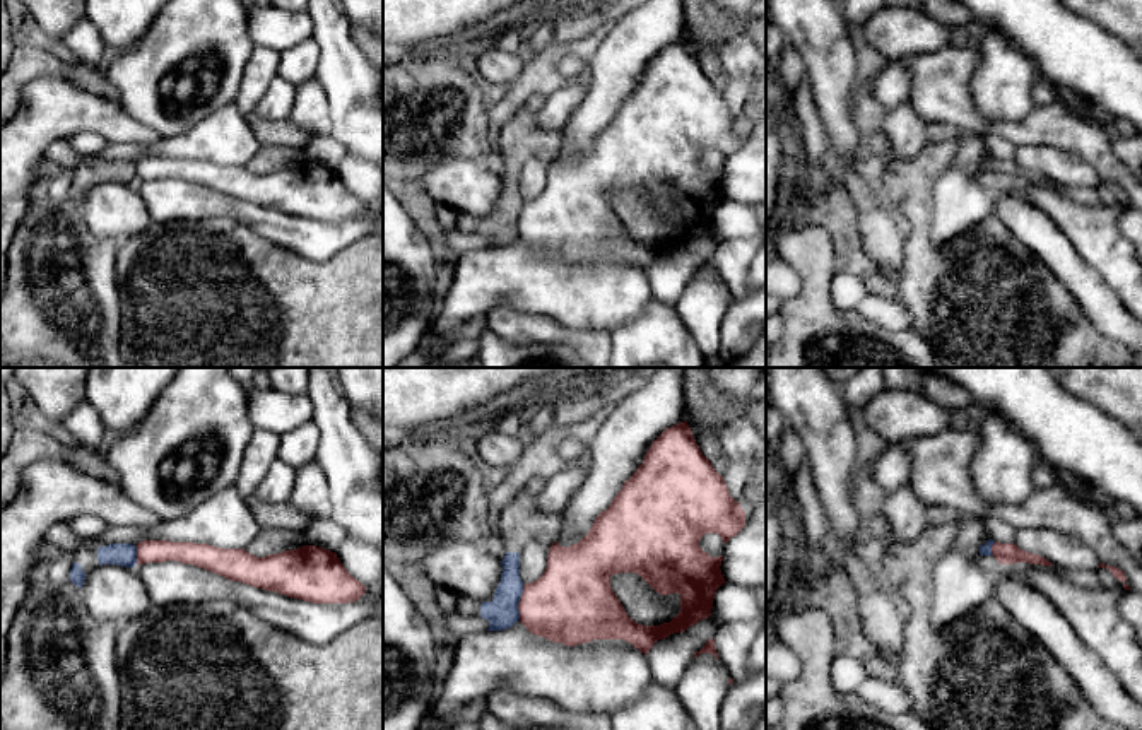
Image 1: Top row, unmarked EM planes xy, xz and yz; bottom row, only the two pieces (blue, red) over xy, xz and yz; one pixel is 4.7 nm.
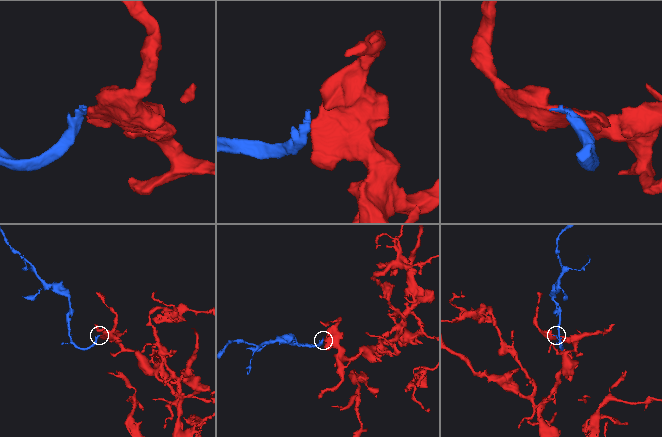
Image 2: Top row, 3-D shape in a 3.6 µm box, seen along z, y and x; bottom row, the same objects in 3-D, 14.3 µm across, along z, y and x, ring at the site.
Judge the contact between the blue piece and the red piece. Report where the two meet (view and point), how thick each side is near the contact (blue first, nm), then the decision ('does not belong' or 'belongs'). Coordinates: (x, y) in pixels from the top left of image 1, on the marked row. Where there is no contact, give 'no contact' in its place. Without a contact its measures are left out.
contact xz (518, 602); calibres 150 and 380 nm; does not belong

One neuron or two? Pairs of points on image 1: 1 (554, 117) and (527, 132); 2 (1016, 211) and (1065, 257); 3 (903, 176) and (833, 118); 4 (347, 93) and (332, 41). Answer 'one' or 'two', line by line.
1: two
2: one
3: two
4: one

